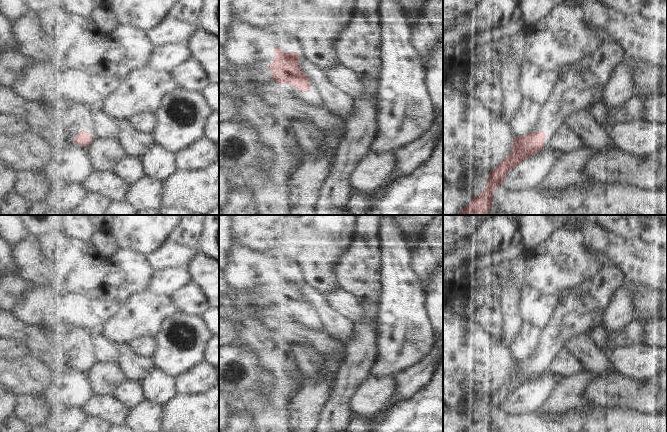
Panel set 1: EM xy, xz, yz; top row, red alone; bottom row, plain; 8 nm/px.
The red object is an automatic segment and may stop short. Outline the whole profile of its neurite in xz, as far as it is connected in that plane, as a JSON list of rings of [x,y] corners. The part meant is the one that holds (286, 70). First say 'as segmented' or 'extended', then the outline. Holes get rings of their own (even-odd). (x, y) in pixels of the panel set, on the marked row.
extended; [[[275,46],[274,53],[273,63],[268,66],[268,69],[273,72],[271,79],[277,84],[290,84],[296,89],[307,92],[310,103],[323,107],[322,96],[310,90],[309,78],[304,75],[298,63],[300,54],[284,52]]]

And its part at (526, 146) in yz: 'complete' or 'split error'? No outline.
split error

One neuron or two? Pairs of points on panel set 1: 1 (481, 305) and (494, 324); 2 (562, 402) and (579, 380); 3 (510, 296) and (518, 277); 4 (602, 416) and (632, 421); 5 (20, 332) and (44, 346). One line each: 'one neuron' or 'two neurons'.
1: one neuron
2: one neuron
3: two neurons
4: one neuron
5: one neuron

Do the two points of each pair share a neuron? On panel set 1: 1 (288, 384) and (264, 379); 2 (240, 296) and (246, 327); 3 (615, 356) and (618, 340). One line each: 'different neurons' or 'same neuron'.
1: different neurons
2: different neurons
3: different neurons

